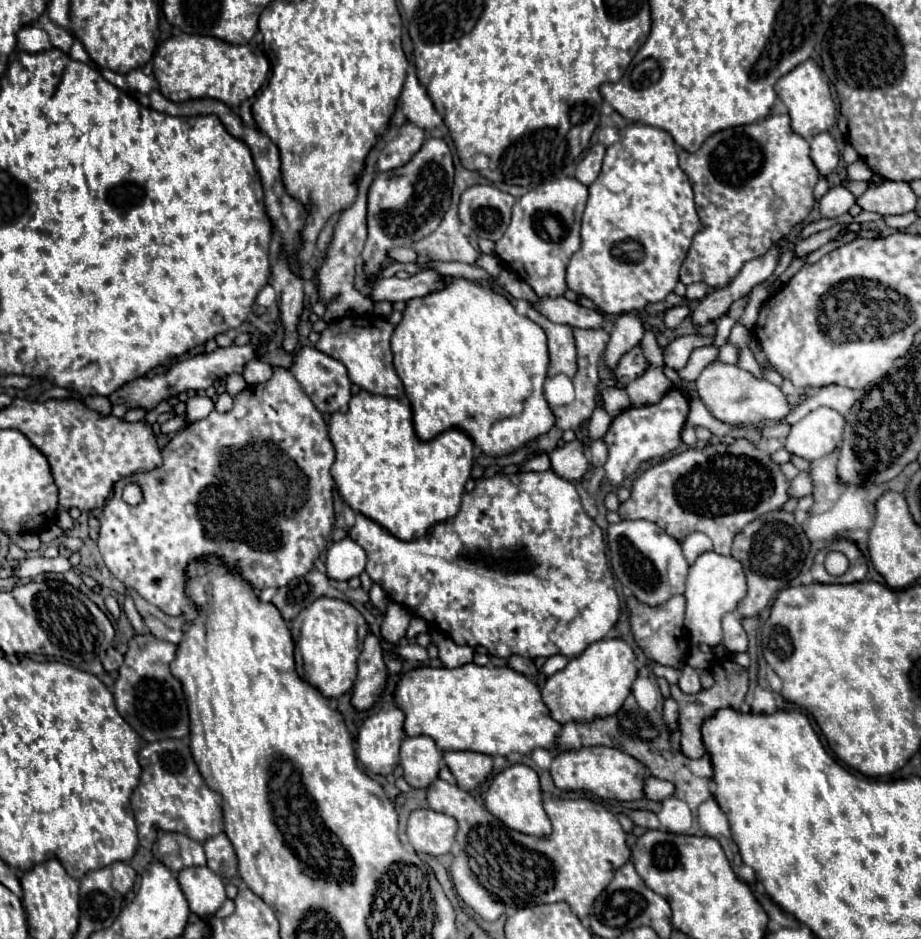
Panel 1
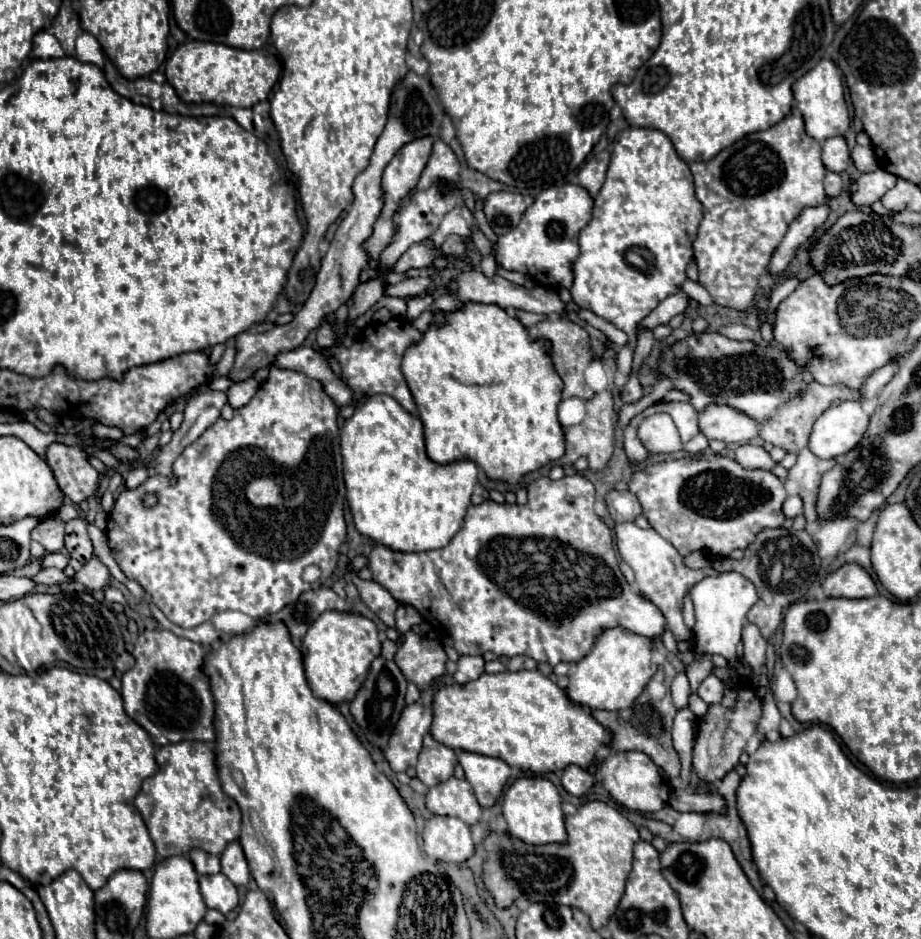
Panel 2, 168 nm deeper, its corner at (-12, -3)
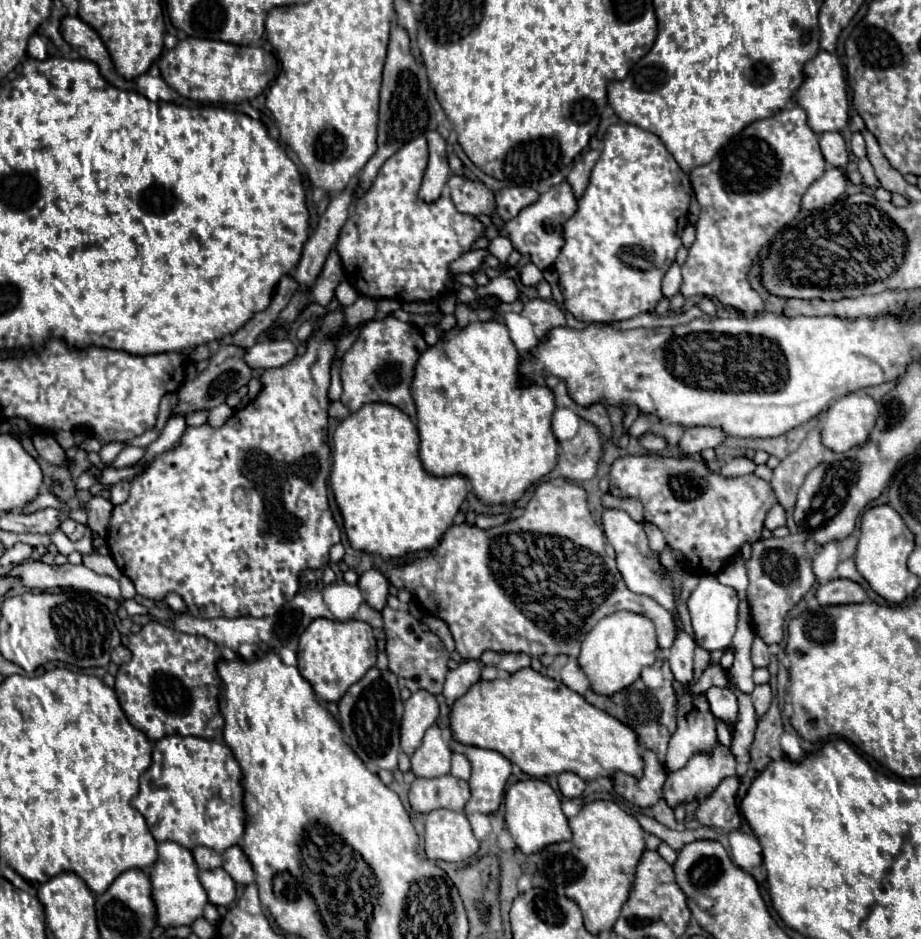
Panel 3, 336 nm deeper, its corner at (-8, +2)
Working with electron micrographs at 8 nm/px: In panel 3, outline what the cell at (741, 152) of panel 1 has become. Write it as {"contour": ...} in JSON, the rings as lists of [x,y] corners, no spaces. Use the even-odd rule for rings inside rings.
{"contour":[[[795,105],[783,109],[775,117],[755,121],[735,135],[711,163],[693,167],[689,173],[701,215],[697,221],[697,239],[689,249],[687,261],[683,265],[683,297],[703,295],[713,297],[725,307],[733,307],[747,315],[759,315],[765,311],[765,303],[759,293],[747,281],[747,273],[759,259],[763,247],[771,245],[781,229],[791,223],[801,211],[801,195],[813,181],[825,173],[825,159],[819,149],[819,137],[809,129],[805,111]]]}

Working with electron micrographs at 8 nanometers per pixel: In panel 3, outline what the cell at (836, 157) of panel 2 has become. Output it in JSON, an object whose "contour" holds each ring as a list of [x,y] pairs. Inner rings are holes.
{"contour":[[[821,133],[819,135],[819,145],[823,151],[823,157],[835,165],[835,167],[845,167],[849,161],[847,145],[839,133]]]}

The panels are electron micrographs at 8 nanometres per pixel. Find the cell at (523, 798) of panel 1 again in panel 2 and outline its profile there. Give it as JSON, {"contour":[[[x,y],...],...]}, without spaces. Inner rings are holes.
{"contour":[[[541,776],[531,778],[519,778],[515,780],[509,790],[503,796],[503,816],[507,822],[507,830],[513,838],[523,840],[525,844],[551,844],[551,842],[565,842],[567,832],[563,824],[563,812],[561,812],[561,796],[555,788],[555,784]]]}

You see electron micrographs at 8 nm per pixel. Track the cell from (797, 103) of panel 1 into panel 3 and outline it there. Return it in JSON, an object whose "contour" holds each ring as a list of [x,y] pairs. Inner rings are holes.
{"contour":[[[819,51],[811,61],[805,63],[803,69],[803,83],[797,91],[797,103],[807,113],[807,125],[817,133],[827,131],[841,131],[849,121],[849,101],[847,101],[847,83],[843,77],[841,63],[835,55],[827,51]]]}

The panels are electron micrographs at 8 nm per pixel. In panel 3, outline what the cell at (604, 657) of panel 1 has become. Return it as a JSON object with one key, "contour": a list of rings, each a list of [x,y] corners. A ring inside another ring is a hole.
{"contour":[[[619,611],[613,615],[603,617],[585,637],[581,643],[581,653],[577,657],[579,667],[589,679],[589,687],[593,693],[611,697],[625,687],[633,685],[643,667],[649,667],[655,663],[655,651],[659,649],[655,639],[655,627],[653,623],[643,617],[629,611]]]}

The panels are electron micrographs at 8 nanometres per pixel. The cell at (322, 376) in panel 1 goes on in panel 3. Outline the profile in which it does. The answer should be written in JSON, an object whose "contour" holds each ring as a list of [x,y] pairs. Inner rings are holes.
{"contour":[[[273,339],[273,341],[257,341],[251,349],[247,349],[245,361],[251,369],[271,369],[271,367],[285,367],[295,357],[297,347],[289,339]]]}

